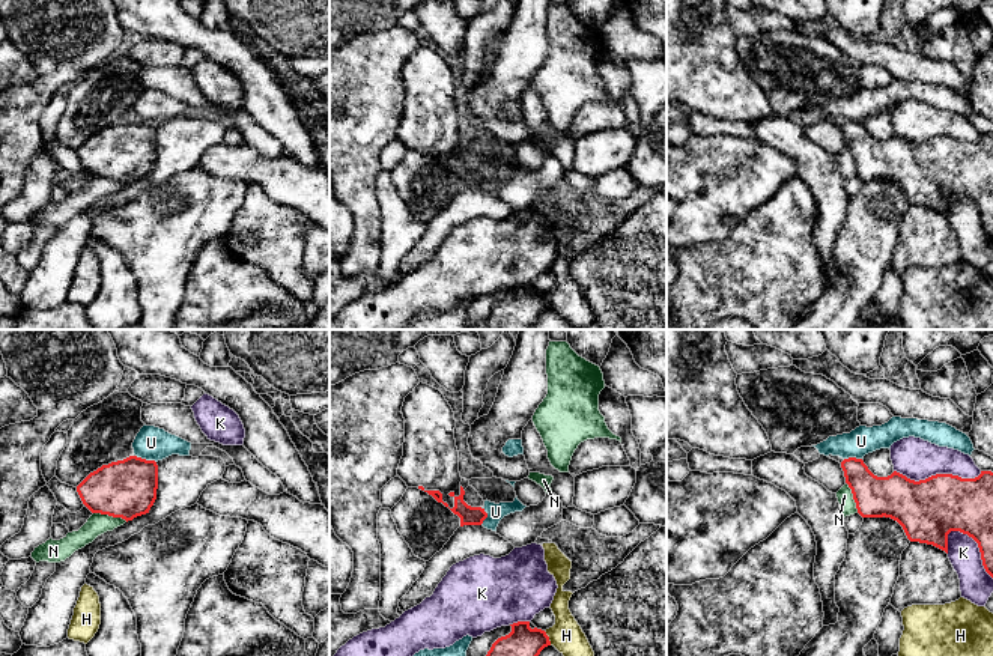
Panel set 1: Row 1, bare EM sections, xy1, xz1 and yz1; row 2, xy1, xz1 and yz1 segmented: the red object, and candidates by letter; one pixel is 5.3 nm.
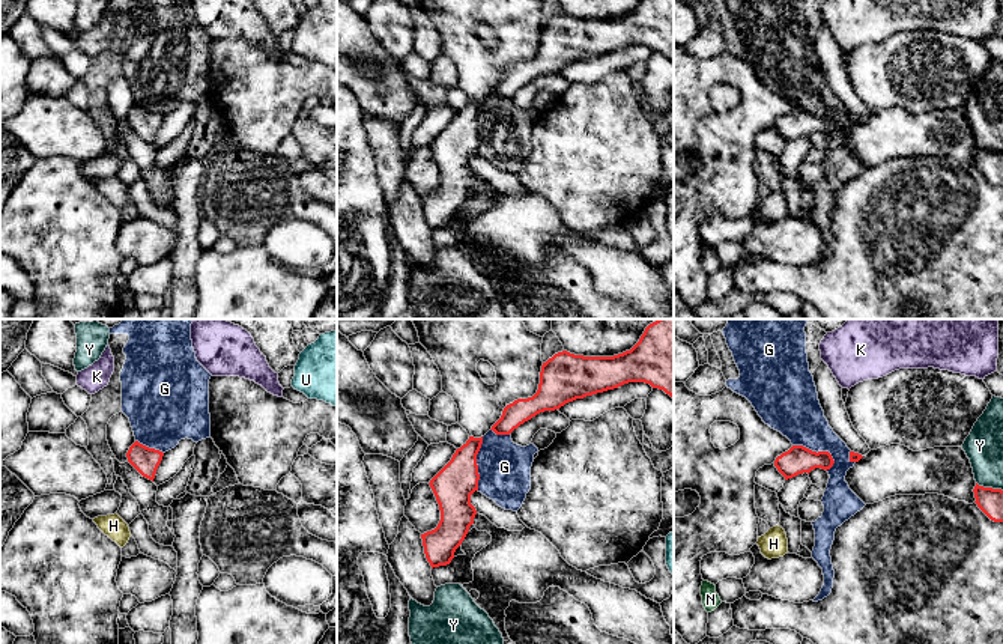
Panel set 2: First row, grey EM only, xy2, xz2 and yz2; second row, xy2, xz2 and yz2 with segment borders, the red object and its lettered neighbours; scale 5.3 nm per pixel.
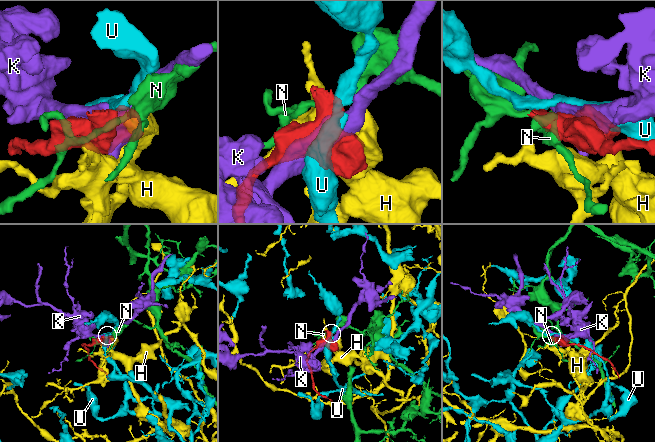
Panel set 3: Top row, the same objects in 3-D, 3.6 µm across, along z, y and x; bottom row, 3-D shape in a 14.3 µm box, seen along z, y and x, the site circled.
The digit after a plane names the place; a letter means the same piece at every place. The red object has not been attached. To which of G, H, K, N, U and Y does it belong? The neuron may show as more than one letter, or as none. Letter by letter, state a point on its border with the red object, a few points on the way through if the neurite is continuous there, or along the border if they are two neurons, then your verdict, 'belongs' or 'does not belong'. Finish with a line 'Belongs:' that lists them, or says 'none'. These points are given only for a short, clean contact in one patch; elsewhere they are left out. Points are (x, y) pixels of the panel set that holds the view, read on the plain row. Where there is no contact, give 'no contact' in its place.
G: yz2 (815, 115) | does not belong
H: xz1 (548, 301) | does not belong
K: yz1 (938, 137) | does not belong
N: xy1 (110, 178) | along xy1 (94, 175), (121, 179), (127, 184) | does not belong
U: xy1 (145, 122) | along xy1 (136, 118), (155, 125) | does not belong
Y: yz2 (990, 151) | does not belong
Belongs: none

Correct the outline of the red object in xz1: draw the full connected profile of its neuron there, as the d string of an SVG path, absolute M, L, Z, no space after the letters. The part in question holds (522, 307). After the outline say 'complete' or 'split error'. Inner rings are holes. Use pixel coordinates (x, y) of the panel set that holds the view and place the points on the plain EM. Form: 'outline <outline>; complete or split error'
outline M530 284L510 287L512 295L498 301L486 317L490 330L530 330L540 314L551 308L542 292L531 292Z; complete

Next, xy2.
outline M135 104L128 116L128 125L146 141L155 141L156 132L162 123L164 116L155 111L149 111Z; complete

